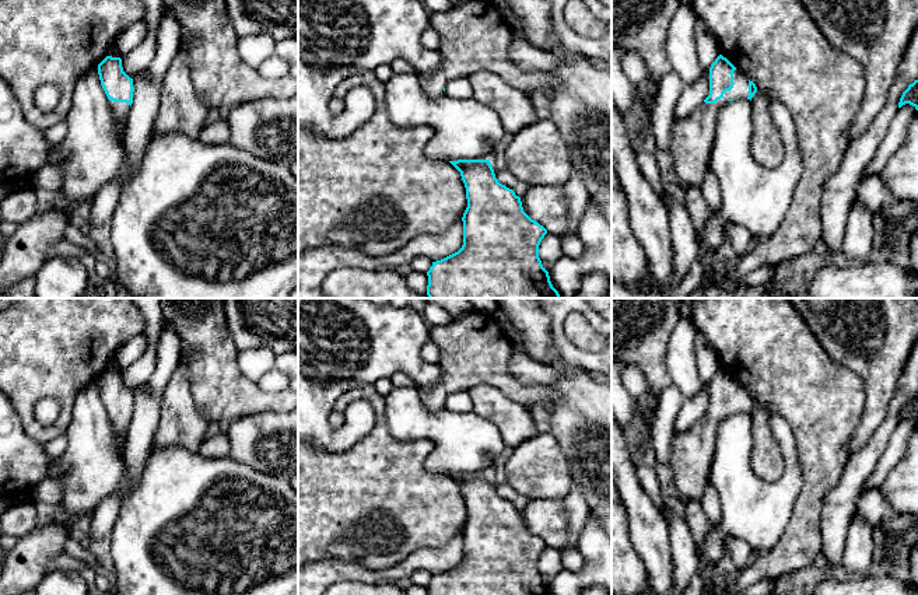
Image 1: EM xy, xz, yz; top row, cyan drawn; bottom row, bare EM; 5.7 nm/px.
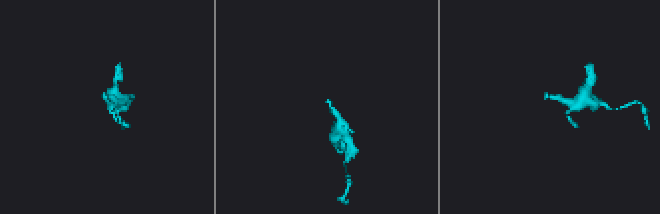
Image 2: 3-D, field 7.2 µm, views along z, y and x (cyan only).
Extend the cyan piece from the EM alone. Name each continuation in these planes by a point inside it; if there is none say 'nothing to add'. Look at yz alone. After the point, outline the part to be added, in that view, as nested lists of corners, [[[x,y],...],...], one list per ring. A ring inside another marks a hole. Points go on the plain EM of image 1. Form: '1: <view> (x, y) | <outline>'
1: yz (691, 454) | [[[736,382],[733,402],[715,417],[702,417],[690,428],[675,433],[669,466],[673,483],[686,500],[700,500],[709,480],[718,424],[728,413],[747,413],[749,393]]]

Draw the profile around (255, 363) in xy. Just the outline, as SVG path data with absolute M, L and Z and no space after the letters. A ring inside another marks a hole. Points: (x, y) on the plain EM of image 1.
M267 347L242 350L238 354L241 372L252 382L257 382L276 367L277 354Z

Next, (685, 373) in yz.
M688 318L679 319L670 332L665 353L670 381L682 391L686 399L697 396L707 382L704 372L697 364L694 350L697 333Z

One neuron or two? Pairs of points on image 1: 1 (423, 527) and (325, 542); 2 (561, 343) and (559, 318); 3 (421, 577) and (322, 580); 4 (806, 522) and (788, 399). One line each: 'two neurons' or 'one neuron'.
1: one neuron
2: one neuron
3: two neurons
4: one neuron

